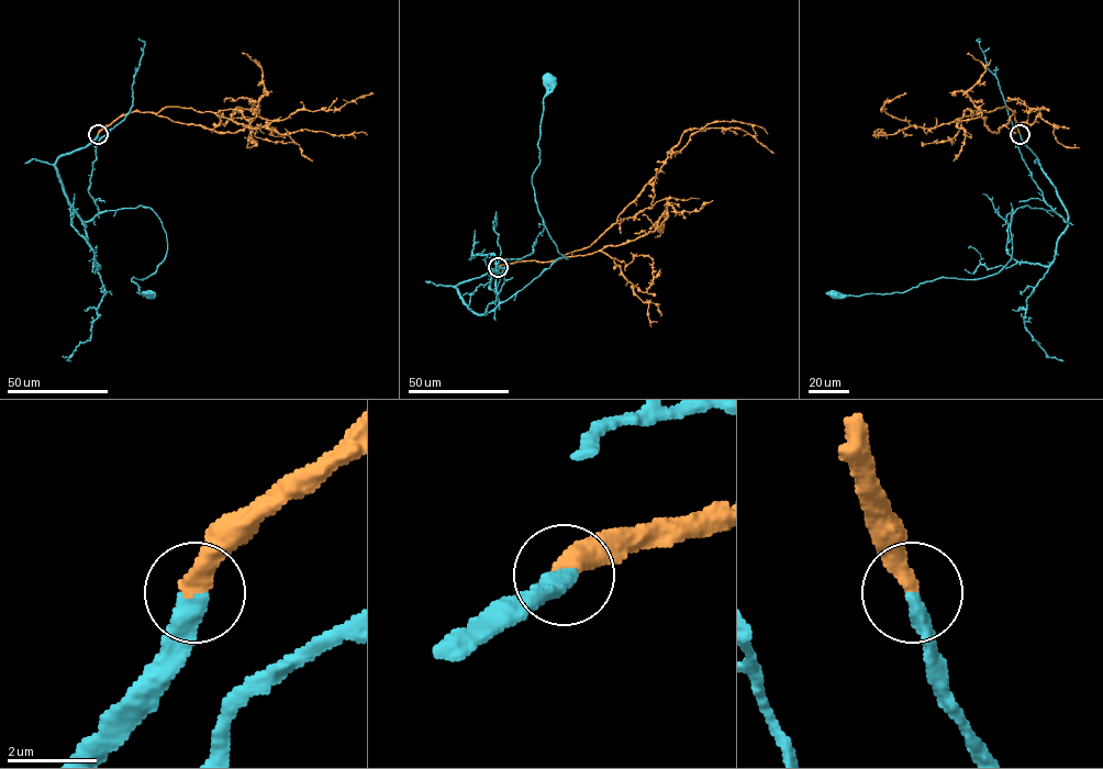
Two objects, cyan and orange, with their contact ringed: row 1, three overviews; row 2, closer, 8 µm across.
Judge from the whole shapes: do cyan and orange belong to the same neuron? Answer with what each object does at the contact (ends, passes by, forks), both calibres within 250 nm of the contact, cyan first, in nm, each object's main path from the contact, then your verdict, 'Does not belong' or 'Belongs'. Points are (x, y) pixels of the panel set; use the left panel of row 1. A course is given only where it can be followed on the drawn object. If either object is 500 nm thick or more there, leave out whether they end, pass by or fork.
At the ring cyan ends. At the ring orange ends. Thickness 440 nm (cyan) against 440 nm. Course of cyan: (98, 134), (63, 154), (57, 175), (82, 220), (138, 205), (157, 215), (167, 252), (132, 279), (149, 294). Course of orange: (98, 134), (130, 113), (158, 113), (166, 107), (213, 112), (258, 129), (298, 110), (338, 110), (372, 93). Belongs

